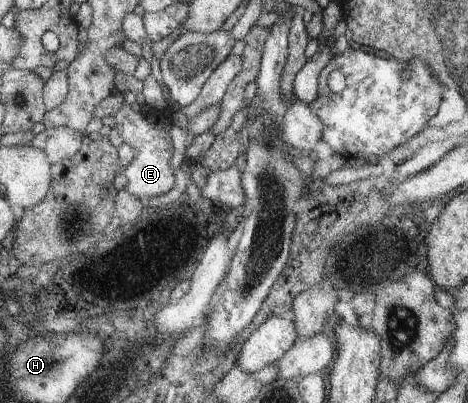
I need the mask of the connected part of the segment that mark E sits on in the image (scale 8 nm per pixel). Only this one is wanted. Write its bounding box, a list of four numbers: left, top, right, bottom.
[112,102,175,198]

